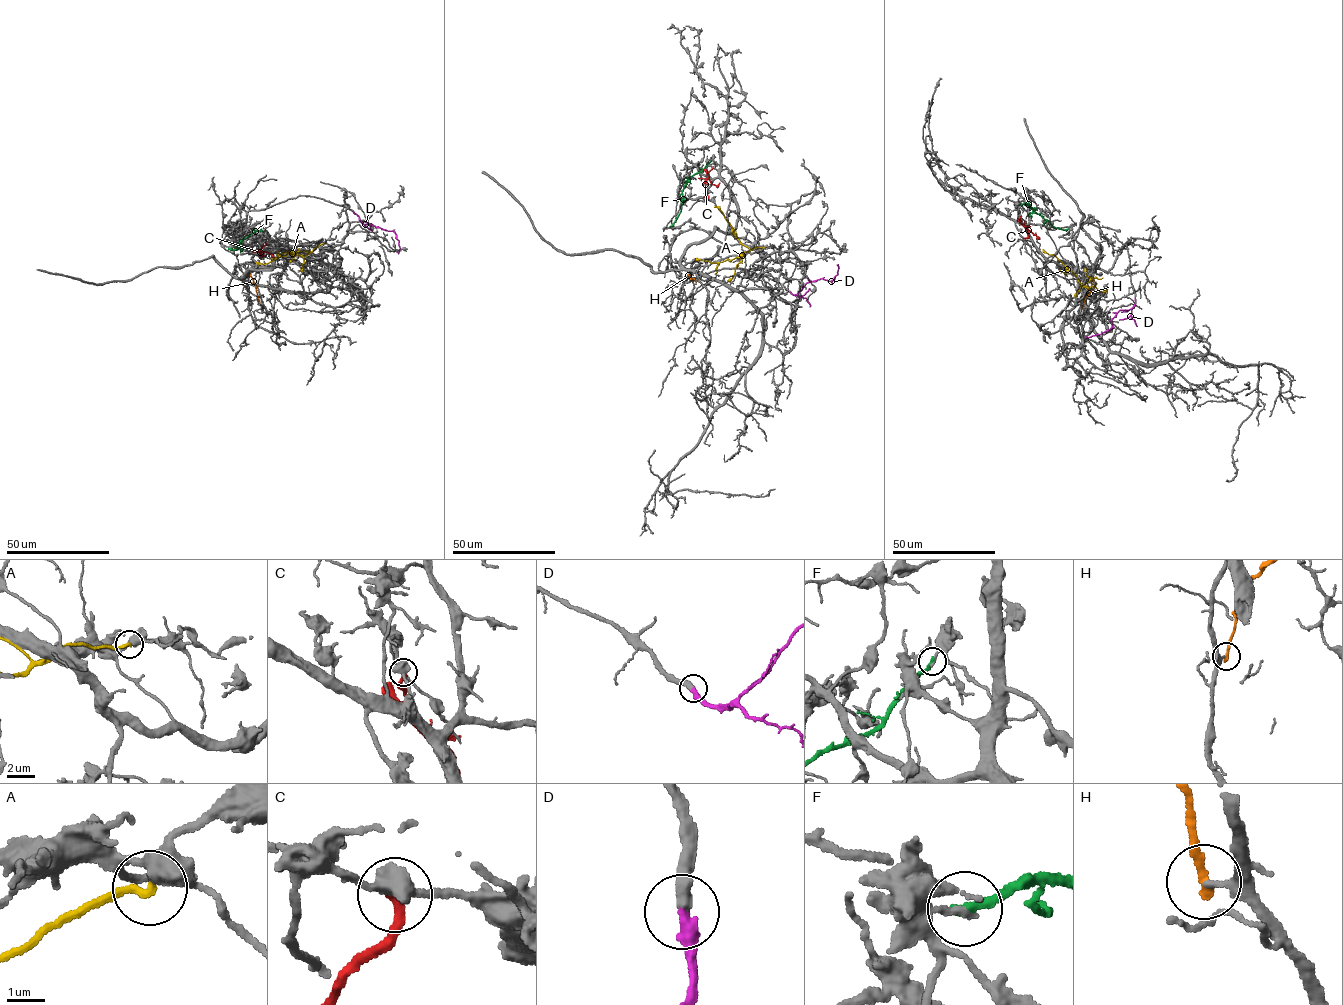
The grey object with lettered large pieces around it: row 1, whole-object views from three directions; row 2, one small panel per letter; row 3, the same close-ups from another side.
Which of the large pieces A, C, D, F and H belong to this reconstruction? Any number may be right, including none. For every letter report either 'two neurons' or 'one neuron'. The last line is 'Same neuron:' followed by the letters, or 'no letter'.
A: two neurons
C: two neurons
D: one neuron
F: two neurons
H: two neurons
Same neuron: D

